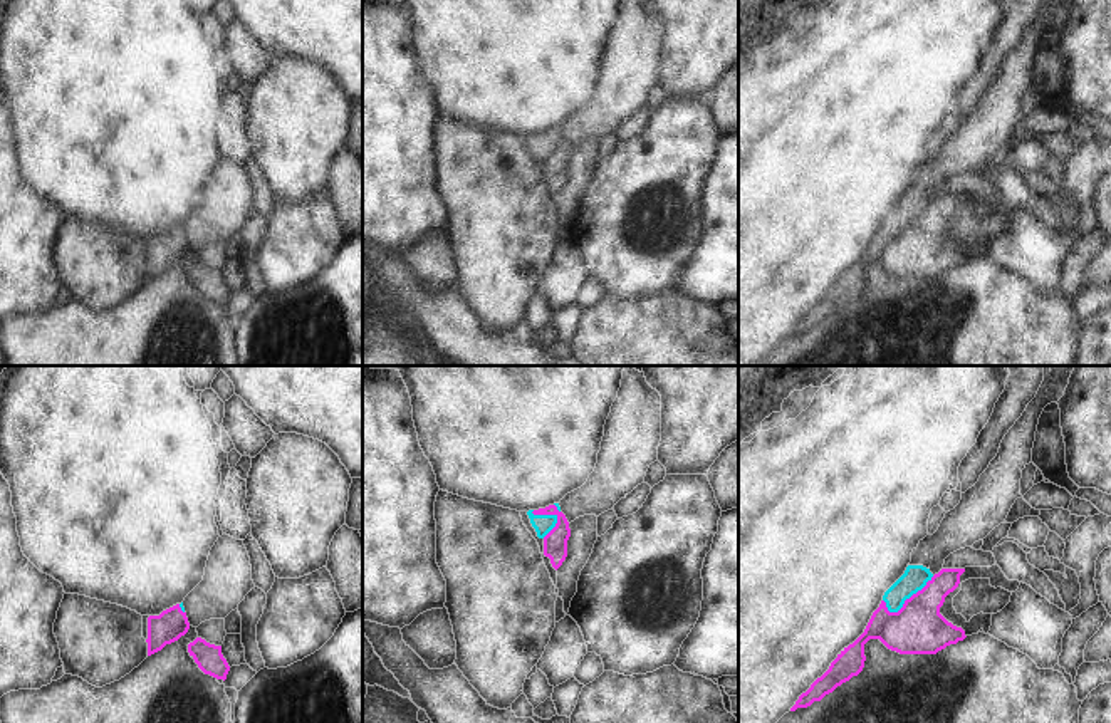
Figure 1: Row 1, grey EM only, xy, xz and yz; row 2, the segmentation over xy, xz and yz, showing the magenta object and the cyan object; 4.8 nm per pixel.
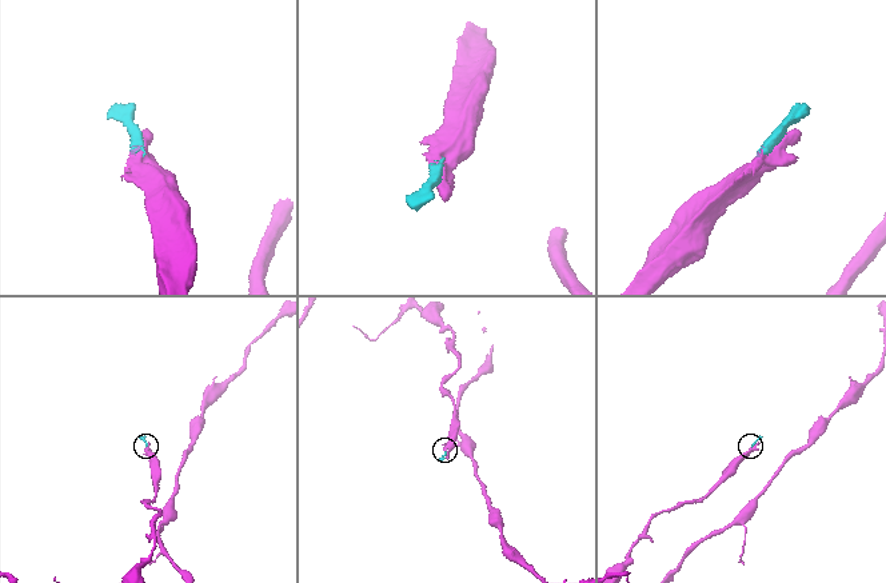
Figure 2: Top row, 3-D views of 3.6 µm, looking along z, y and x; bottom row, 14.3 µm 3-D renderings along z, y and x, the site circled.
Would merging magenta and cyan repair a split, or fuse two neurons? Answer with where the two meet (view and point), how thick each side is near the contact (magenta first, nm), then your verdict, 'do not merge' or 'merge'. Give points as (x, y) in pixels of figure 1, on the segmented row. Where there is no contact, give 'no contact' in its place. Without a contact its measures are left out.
yz (910, 598) | 260/120 nm | merge

